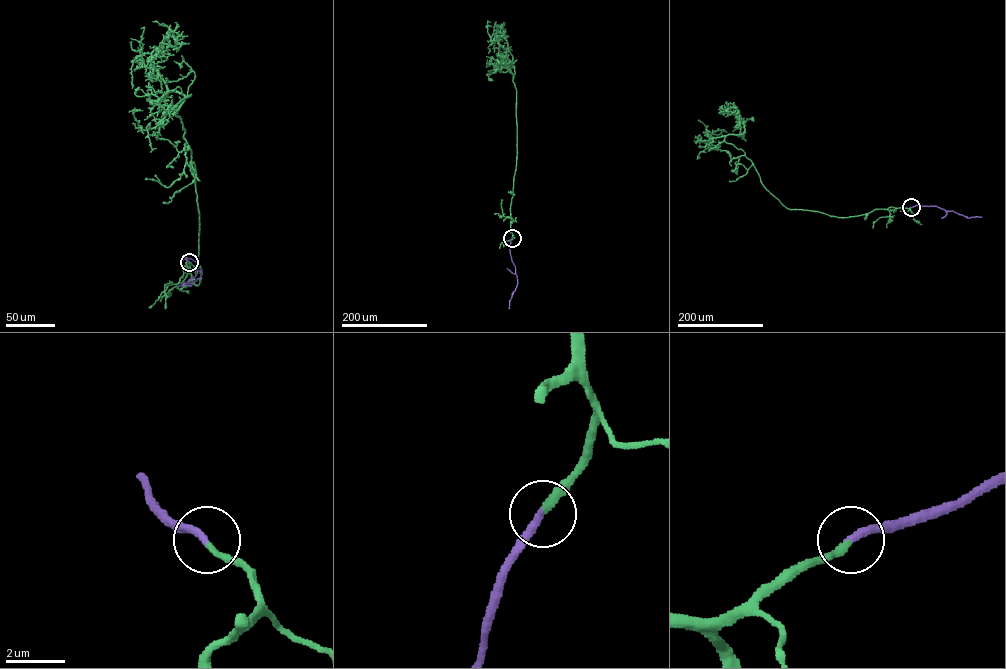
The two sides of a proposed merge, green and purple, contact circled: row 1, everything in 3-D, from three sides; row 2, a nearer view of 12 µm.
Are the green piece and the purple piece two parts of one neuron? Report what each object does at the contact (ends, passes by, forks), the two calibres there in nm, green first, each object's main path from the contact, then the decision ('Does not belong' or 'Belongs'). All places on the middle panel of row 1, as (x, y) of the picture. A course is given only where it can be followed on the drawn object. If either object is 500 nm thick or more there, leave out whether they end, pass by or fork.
At the ring green ends. At the ring purple ends. Thickness 200 nm (green) against 280 nm. Course of green: (512, 238), (516, 90), (508, 51), (512, 56), (510, 68), (487, 74), (490, 80). Course of purple: (512, 238), (509, 247), (517, 283), (509, 308). Belongs

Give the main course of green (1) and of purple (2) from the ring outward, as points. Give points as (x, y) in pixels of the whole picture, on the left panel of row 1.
1: (189, 262), (198, 285), (195, 180), (175, 114), (190, 95), (170, 91), (154, 69), (131, 61), (139, 61)
2: (189, 262), (183, 258), (191, 259), (202, 274), (191, 286), (182, 283)

